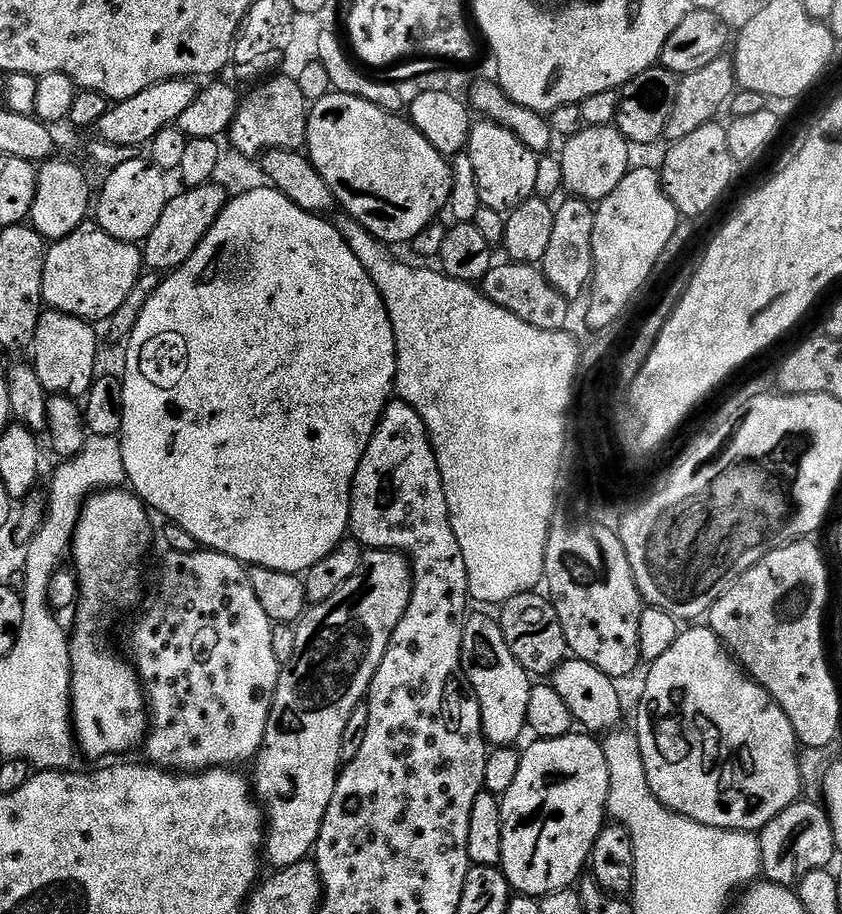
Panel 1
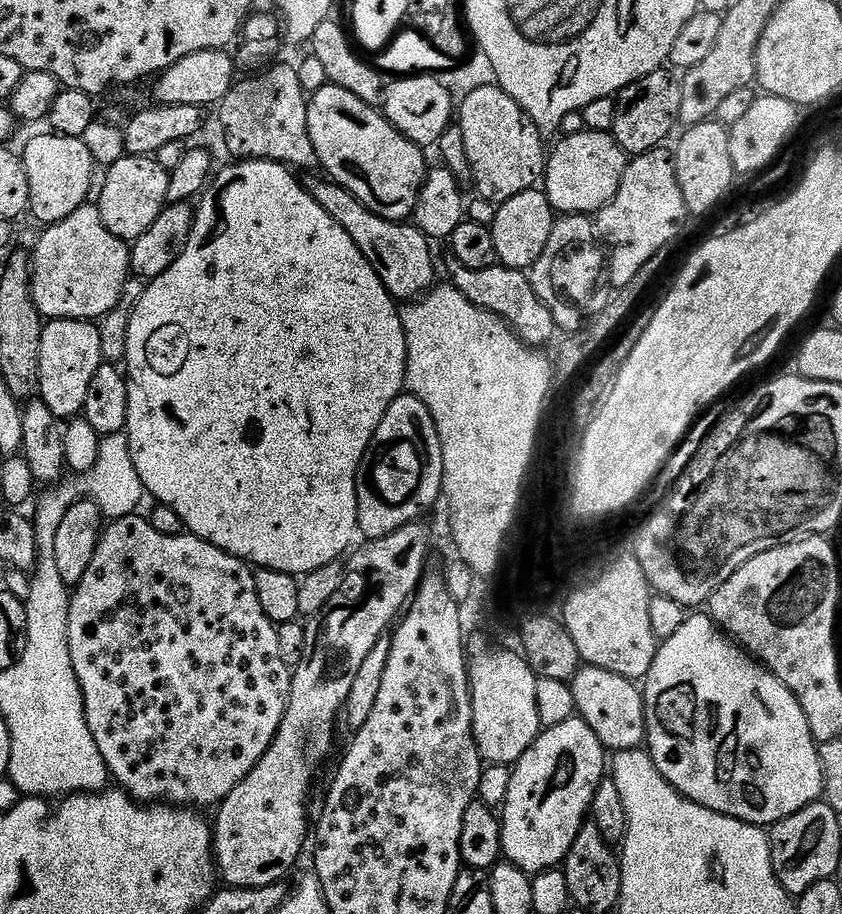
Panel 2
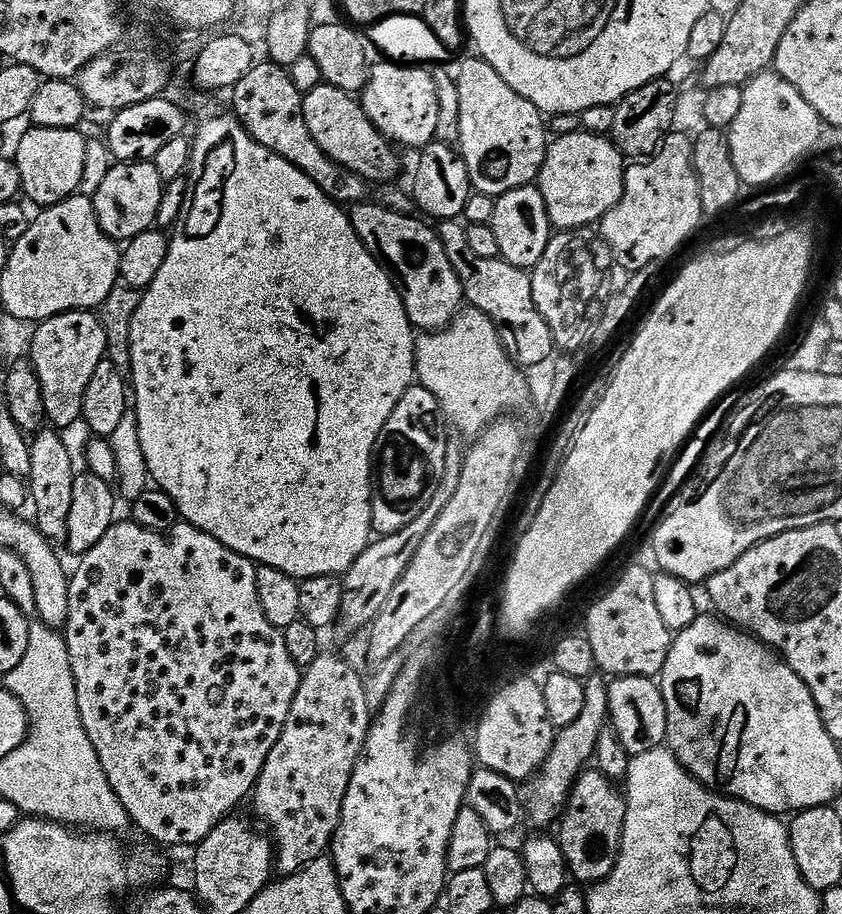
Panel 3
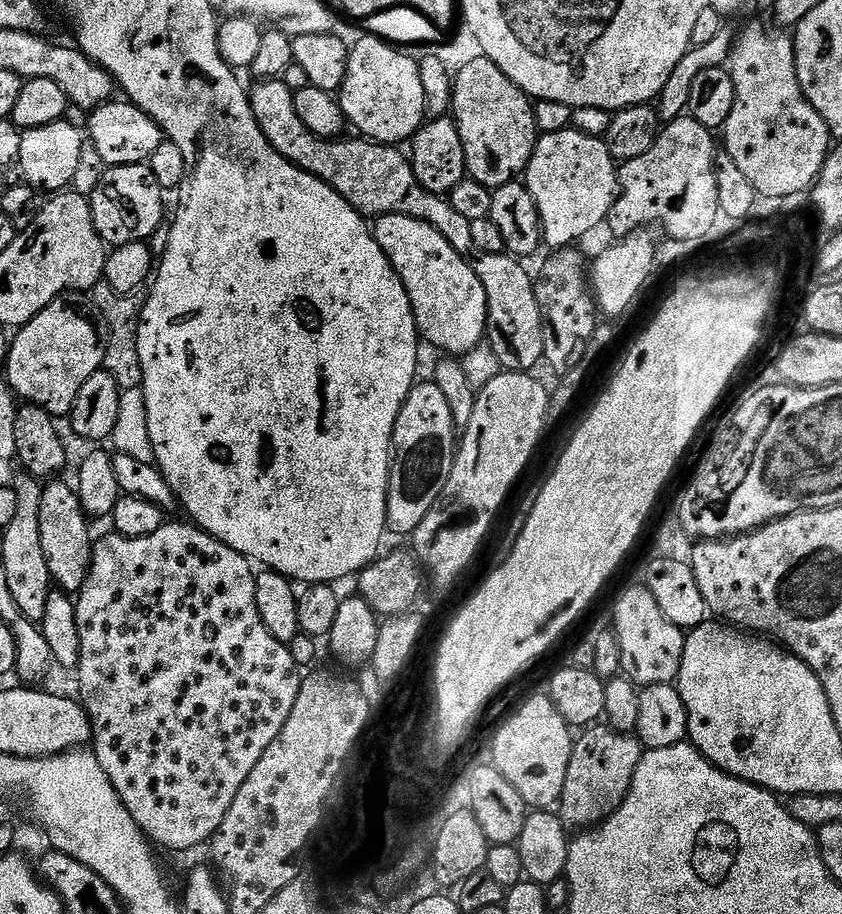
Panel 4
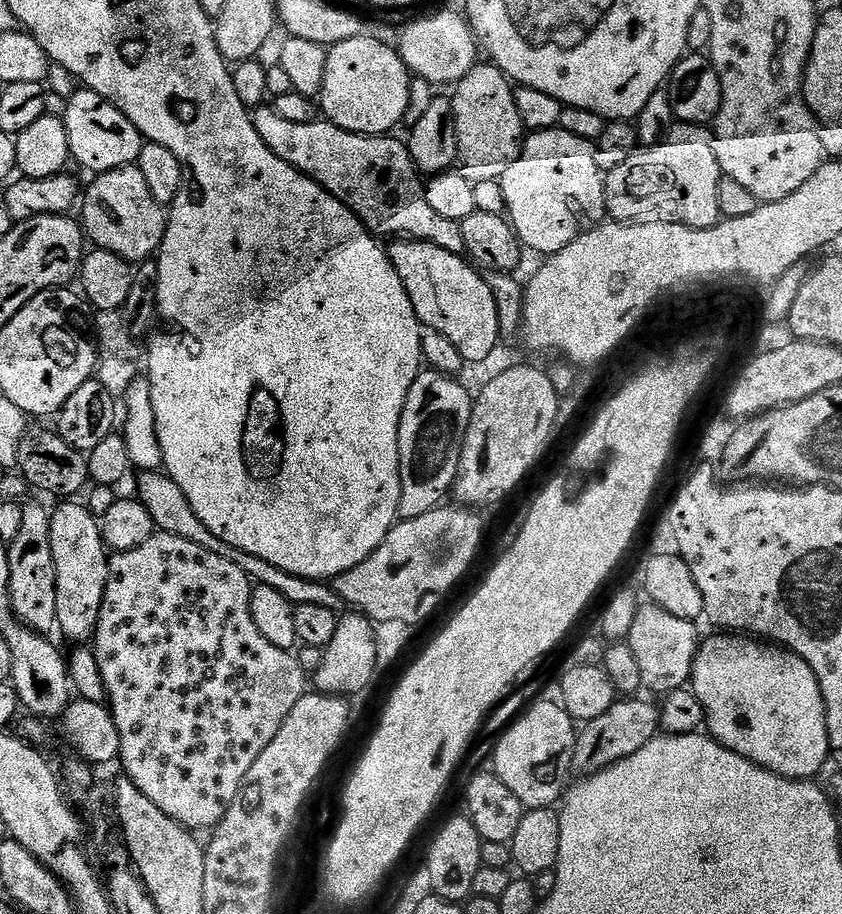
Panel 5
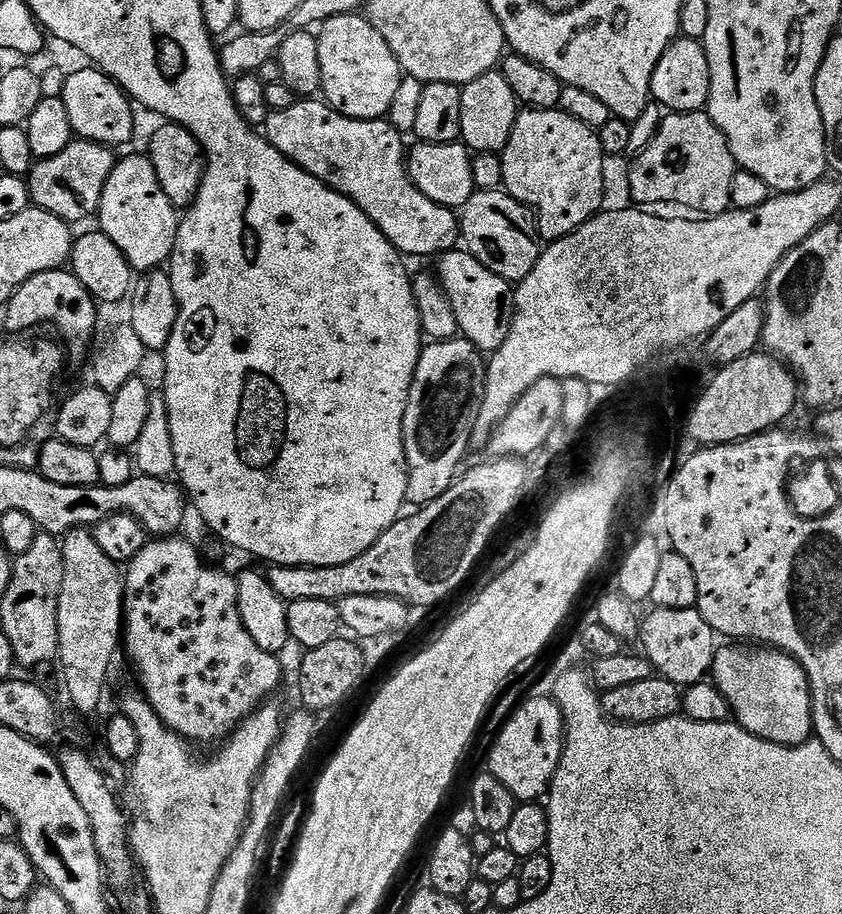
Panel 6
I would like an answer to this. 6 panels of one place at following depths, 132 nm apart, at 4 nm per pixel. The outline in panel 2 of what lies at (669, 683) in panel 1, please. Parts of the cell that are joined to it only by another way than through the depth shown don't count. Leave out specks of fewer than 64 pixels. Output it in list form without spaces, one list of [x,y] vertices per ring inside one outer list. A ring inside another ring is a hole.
[[[692,614],[685,618],[680,629],[675,634],[670,634],[670,638],[657,647],[654,666],[650,666],[648,675],[642,681],[648,727],[646,751],[652,757],[654,766],[658,766],[662,778],[666,778],[666,782],[670,782],[670,786],[674,786],[674,790],[682,793],[687,800],[698,802],[698,806],[706,806],[706,810],[714,810],[718,814],[738,818],[742,822],[761,826],[776,825],[780,820],[819,801],[824,795],[823,766],[819,760],[819,747],[815,738],[812,737],[810,722],[806,722],[806,714],[796,695],[775,674],[768,671],[759,660],[749,656],[739,644],[721,632],[711,615],[696,615],[700,614]]]

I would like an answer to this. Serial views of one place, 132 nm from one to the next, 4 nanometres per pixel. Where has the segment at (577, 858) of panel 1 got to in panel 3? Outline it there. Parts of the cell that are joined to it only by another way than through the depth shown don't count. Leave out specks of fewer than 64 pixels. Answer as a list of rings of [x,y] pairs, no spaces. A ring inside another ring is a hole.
[[[593,674],[584,681],[586,706],[582,706],[582,714],[574,722],[570,722],[570,726],[557,731],[556,741],[552,744],[546,762],[532,777],[530,781],[532,797],[527,797],[526,812],[530,820],[532,816],[534,823],[548,824],[552,819],[553,823],[563,813],[564,806],[568,802],[568,794],[572,791],[572,783],[580,777],[581,772],[585,771],[587,764],[584,763],[595,757],[599,732],[609,723],[608,686],[609,681],[600,674]]]

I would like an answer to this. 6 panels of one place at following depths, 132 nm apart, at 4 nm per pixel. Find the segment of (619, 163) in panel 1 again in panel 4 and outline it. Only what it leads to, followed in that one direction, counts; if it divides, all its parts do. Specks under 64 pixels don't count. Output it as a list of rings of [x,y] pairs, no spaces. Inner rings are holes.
[[[575,129],[543,134],[526,169],[526,185],[533,196],[543,228],[543,243],[559,250],[575,245],[587,232],[607,221],[618,195],[618,164],[599,136],[587,136]]]

